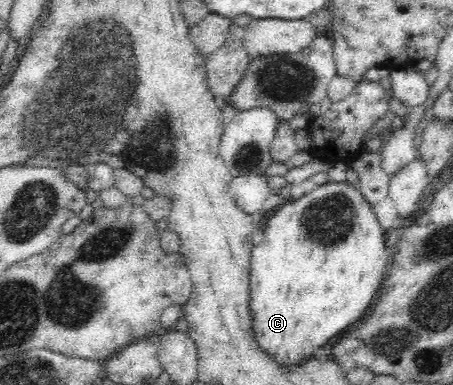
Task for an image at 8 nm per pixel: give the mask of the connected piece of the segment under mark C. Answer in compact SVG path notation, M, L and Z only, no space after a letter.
M325 183L319 185L310 193L299 199L287 199L275 210L273 215L268 217L267 227L263 229L263 239L253 246L250 259L250 298L249 309L253 316L253 329L257 335L257 341L265 351L285 365L297 365L305 357L312 355L315 347L323 347L329 338L335 337L339 331L345 331L349 325L355 323L368 311L373 295L380 289L384 276L387 274L387 250L385 248L385 231L381 227L376 213L372 210L371 204L365 199L362 191L343 183Z

